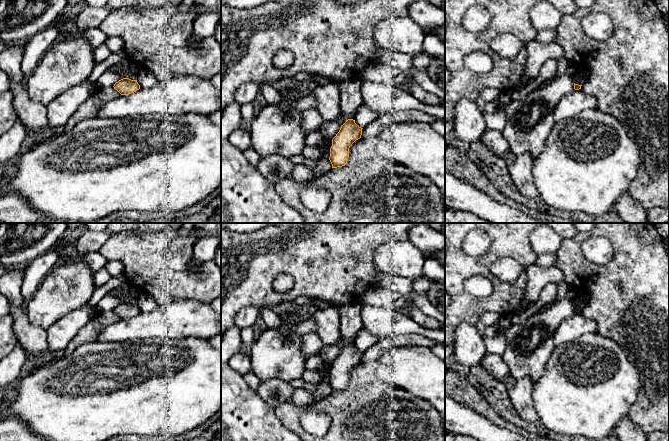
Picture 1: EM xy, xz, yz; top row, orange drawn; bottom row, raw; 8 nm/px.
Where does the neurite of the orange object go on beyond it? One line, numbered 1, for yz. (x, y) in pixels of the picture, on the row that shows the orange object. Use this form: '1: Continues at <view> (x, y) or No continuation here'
1: No continuation here

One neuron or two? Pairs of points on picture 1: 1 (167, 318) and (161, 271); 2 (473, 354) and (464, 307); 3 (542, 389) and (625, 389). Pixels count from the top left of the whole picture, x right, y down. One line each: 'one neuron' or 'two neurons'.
1: two neurons
2: two neurons
3: one neuron

